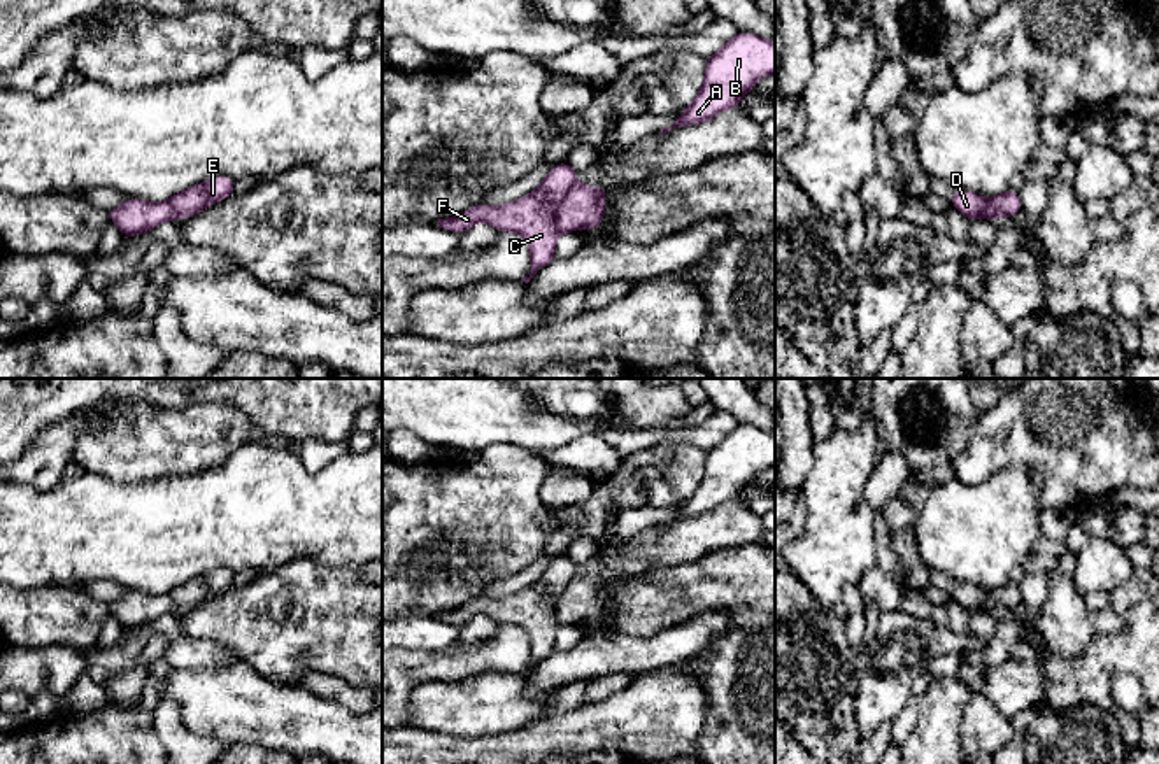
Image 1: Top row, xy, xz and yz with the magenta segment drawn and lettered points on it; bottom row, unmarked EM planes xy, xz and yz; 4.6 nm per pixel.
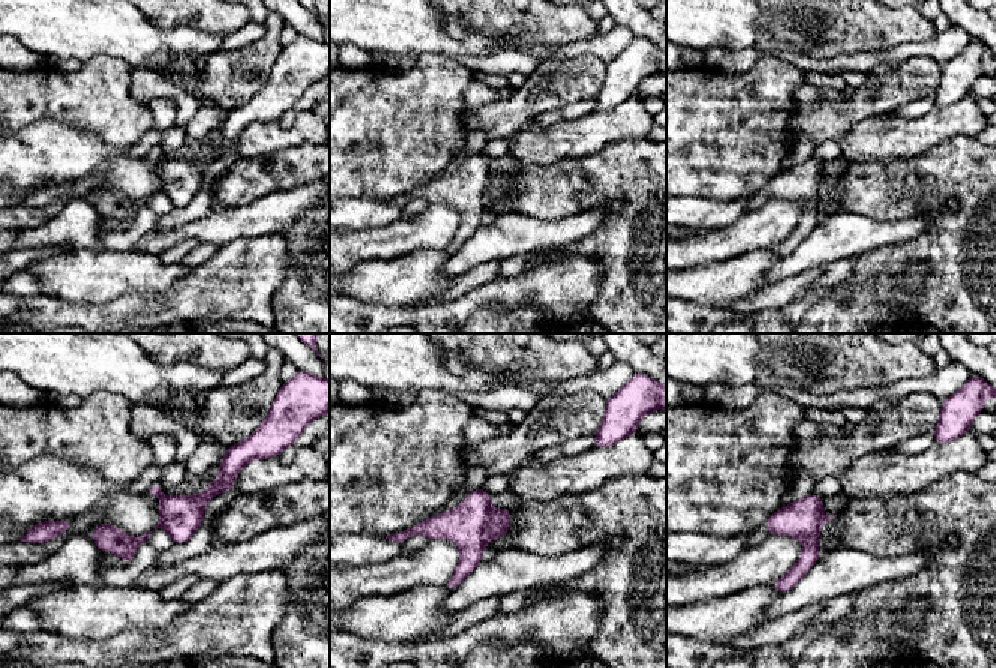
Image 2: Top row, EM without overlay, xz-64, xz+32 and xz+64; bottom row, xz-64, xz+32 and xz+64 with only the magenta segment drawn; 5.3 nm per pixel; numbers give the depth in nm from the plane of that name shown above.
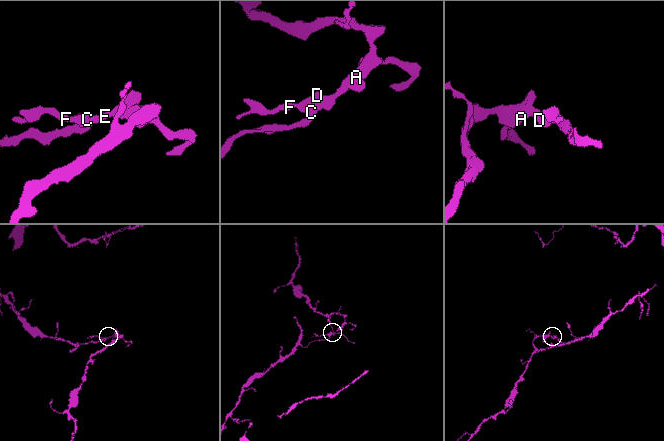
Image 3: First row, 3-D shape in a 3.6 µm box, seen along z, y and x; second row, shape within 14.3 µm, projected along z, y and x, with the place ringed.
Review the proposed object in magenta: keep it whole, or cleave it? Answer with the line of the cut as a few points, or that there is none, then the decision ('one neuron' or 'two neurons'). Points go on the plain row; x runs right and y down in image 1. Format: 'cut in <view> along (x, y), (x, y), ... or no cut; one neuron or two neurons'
cut in xz along (575, 577), (558, 601), (558, 624); two neurons

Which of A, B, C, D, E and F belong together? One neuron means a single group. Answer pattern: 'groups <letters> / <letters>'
groups A B E / C D F

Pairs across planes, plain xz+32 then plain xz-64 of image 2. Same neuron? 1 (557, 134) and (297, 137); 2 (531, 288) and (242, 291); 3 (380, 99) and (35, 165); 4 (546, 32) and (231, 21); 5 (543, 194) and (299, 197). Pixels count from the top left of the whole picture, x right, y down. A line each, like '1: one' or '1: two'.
1: one
2: one
3: two
4: one
5: two

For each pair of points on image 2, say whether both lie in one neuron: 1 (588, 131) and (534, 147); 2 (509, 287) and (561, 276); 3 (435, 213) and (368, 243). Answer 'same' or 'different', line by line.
1: same
2: same
3: same

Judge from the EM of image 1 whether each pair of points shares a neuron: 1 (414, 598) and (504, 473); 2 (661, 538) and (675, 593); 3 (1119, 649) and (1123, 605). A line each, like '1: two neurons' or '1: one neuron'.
1: one neuron
2: two neurons
3: two neurons

